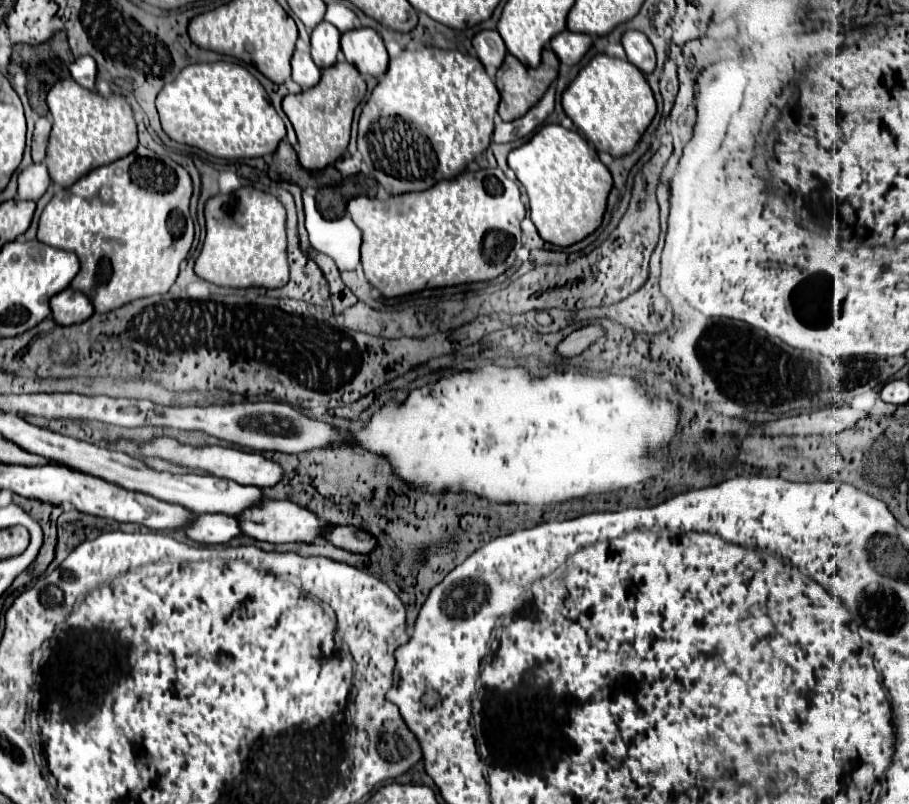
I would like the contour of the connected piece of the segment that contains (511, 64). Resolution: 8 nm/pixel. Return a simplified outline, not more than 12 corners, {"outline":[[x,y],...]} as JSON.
{"outline":[[553,51],[545,77],[507,55],[497,73],[503,121],[523,117],[559,71]]}

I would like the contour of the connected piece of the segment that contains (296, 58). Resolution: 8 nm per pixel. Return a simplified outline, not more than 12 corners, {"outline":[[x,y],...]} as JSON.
{"outline":[[303,29],[291,65],[293,81],[315,87],[321,73],[309,55]]}

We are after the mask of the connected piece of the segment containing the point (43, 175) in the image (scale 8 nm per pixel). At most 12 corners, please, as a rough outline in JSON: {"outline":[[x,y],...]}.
{"outline":[[45,163],[17,177],[17,197],[37,201],[51,179]]}

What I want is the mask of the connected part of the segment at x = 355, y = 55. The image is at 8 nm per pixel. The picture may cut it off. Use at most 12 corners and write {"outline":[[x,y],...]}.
{"outline":[[377,31],[341,35],[345,59],[361,75],[387,71],[387,49]]}

